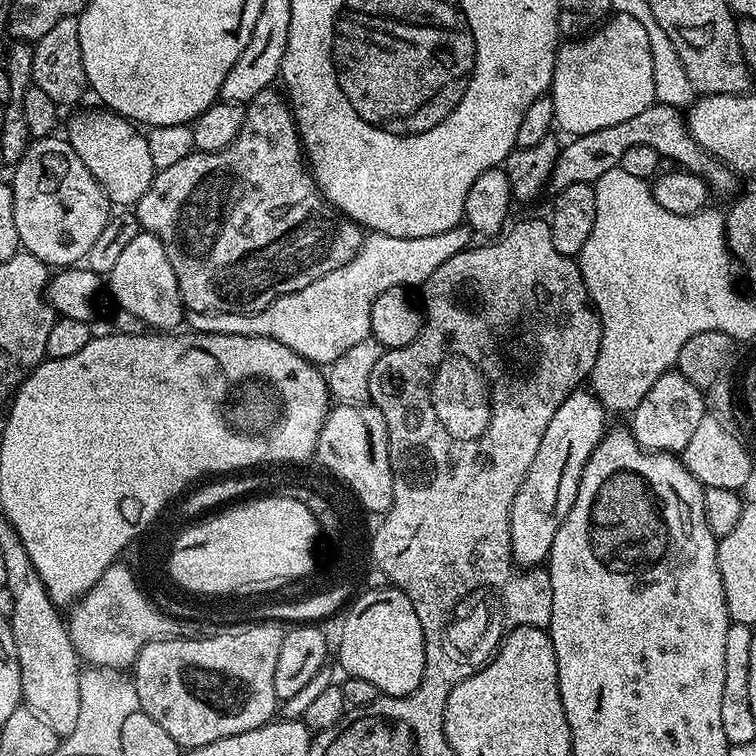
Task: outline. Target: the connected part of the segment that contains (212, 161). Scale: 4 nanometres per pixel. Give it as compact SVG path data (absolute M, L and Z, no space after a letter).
M275 87L262 90L254 94L254 98L246 105L246 122L242 122L242 130L238 130L238 138L226 146L226 150L217 152L193 151L182 162L174 166L159 169L156 177L150 182L150 190L142 194L140 201L134 205L134 211L143 231L154 234L162 246L166 246L166 254L170 258L170 266L174 266L174 276L178 278L178 290L181 301L188 312L209 312L222 310L223 312L257 312L280 296L302 290L302 286L310 286L310 282L318 282L322 274L330 274L330 270L338 270L362 246L366 235L365 229L355 224L349 216L338 211L329 204L326 197L320 193L316 181L312 179L311 171L306 163L304 149L300 146L300 131L296 129L296 119L292 116L292 106L288 103L283 91L276 92Z

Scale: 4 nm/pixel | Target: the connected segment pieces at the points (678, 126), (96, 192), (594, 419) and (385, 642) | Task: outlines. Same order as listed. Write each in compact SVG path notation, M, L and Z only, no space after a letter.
M652 103L649 108L642 110L642 114L634 114L634 118L626 118L626 122L618 122L618 126L606 126L606 130L594 130L590 134L571 137L561 147L558 162L554 162L550 188L553 193L566 190L566 186L575 184L595 185L606 170L619 165L622 154L630 150L630 146L650 146L658 150L658 154L665 161L673 160L673 165L681 169L699 173L707 181L709 189L724 192L732 184L734 173L731 168L720 163L719 160L708 155L703 148L694 142L688 132L688 125L681 109L671 108L669 104Z
M53 134L31 141L23 158L14 166L16 172L10 177L14 198L14 226L18 226L18 238L23 251L34 254L49 266L76 266L87 257L90 246L98 239L98 234L106 226L110 215L110 201L102 186L82 166L82 158L74 154L67 139Z
M591 390L571 392L566 402L554 410L554 418L550 418L542 442L538 442L534 462L530 462L530 470L526 470L526 478L510 506L510 546L517 565L540 566L547 561L554 534L558 534L558 526L574 506L582 470L606 431L604 416L606 410Z
M401 588L367 589L351 601L340 628L340 664L354 678L366 678L385 696L405 696L422 683L424 631Z

